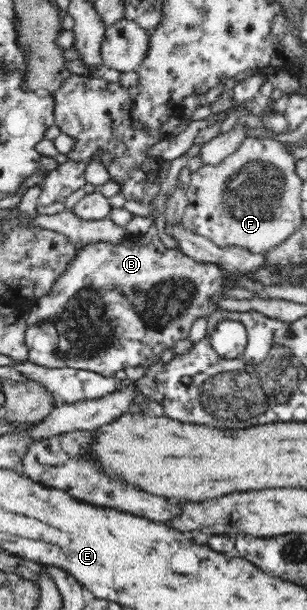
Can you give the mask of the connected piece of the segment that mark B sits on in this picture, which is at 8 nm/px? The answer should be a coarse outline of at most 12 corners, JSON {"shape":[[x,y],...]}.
{"shape":[[156,226],[90,243],[24,311],[29,361],[159,363],[226,299]]}

